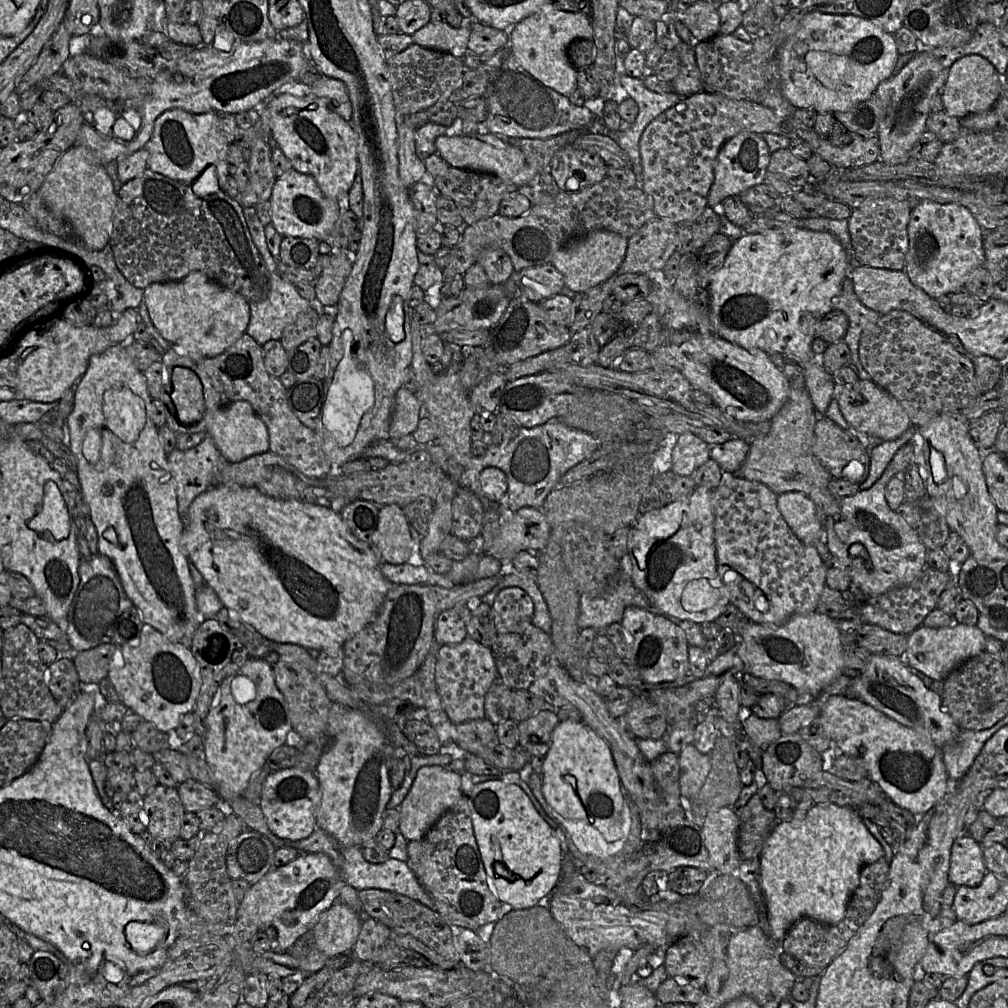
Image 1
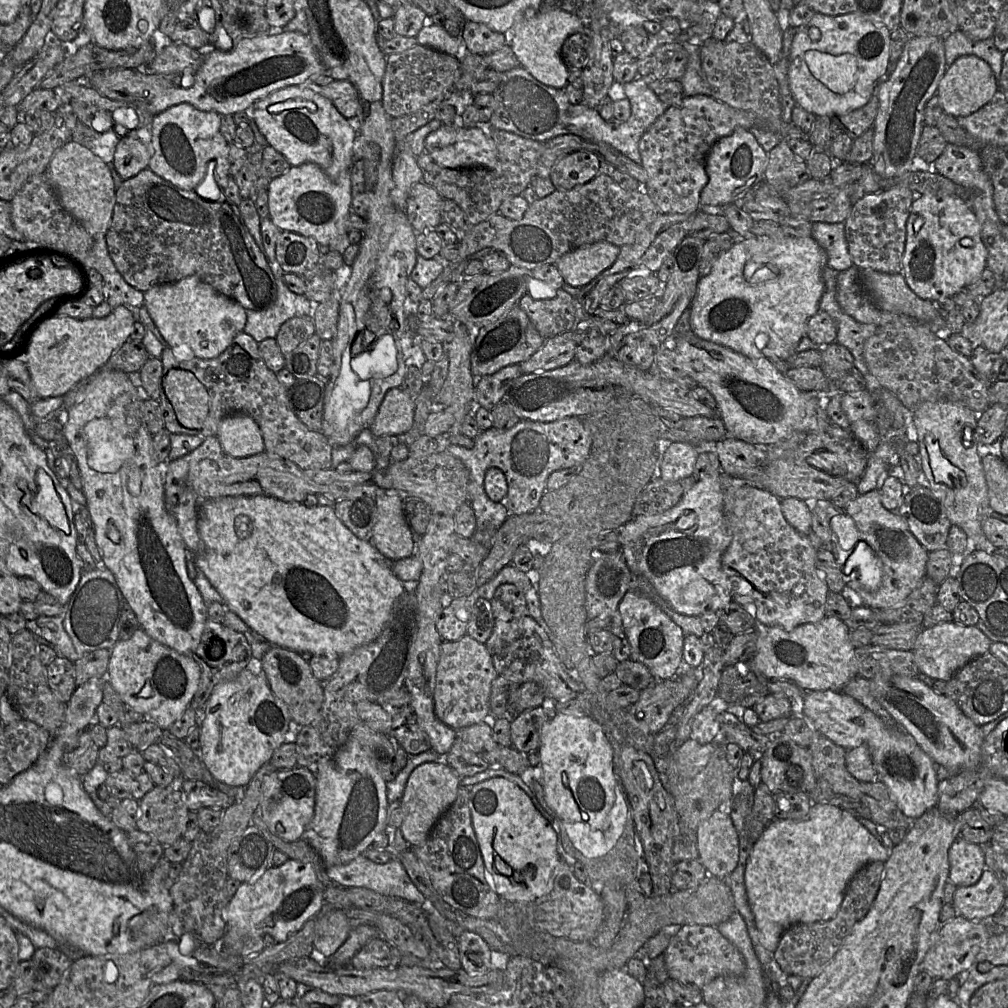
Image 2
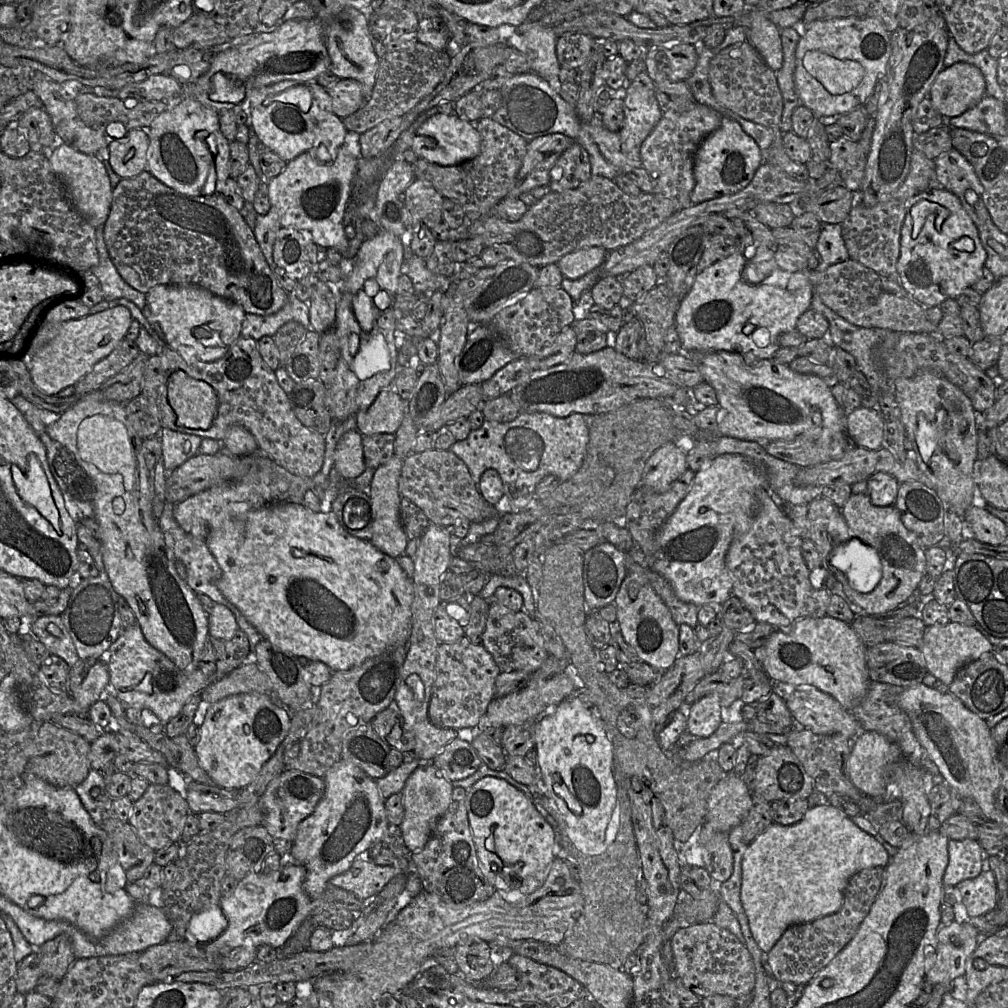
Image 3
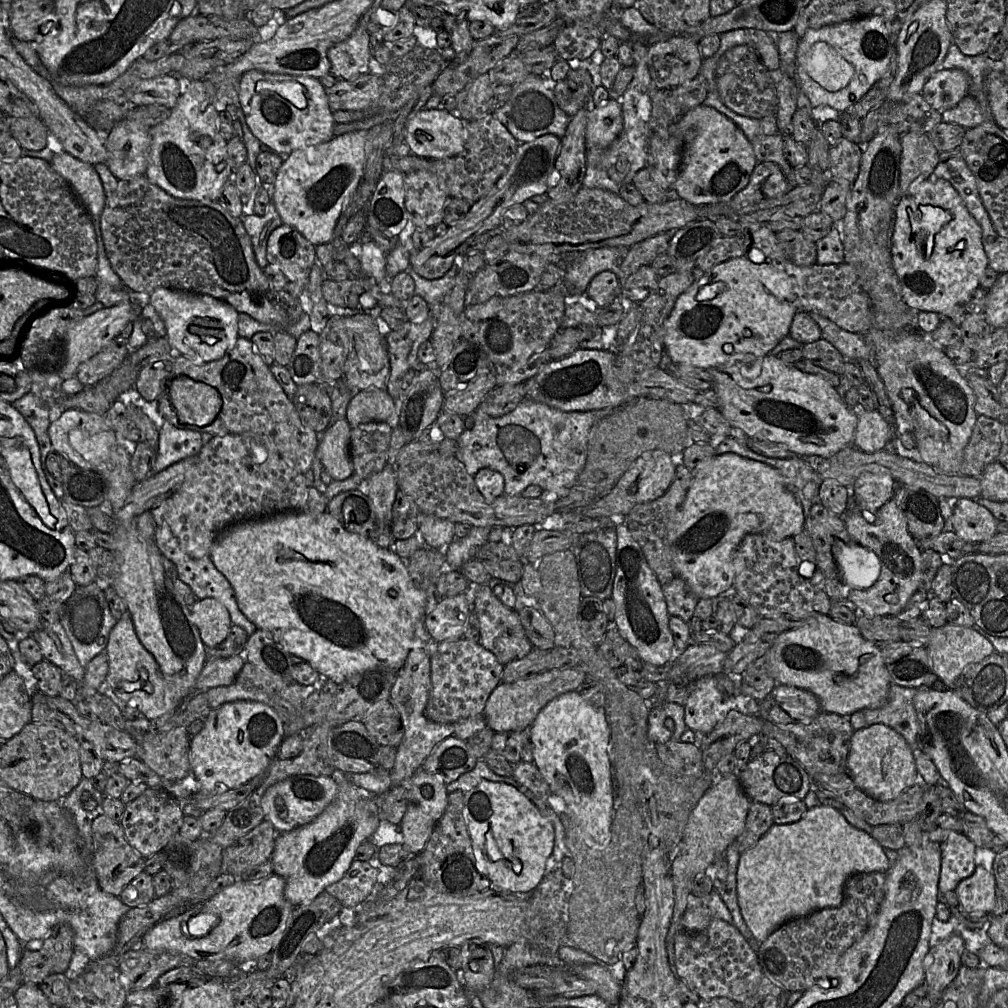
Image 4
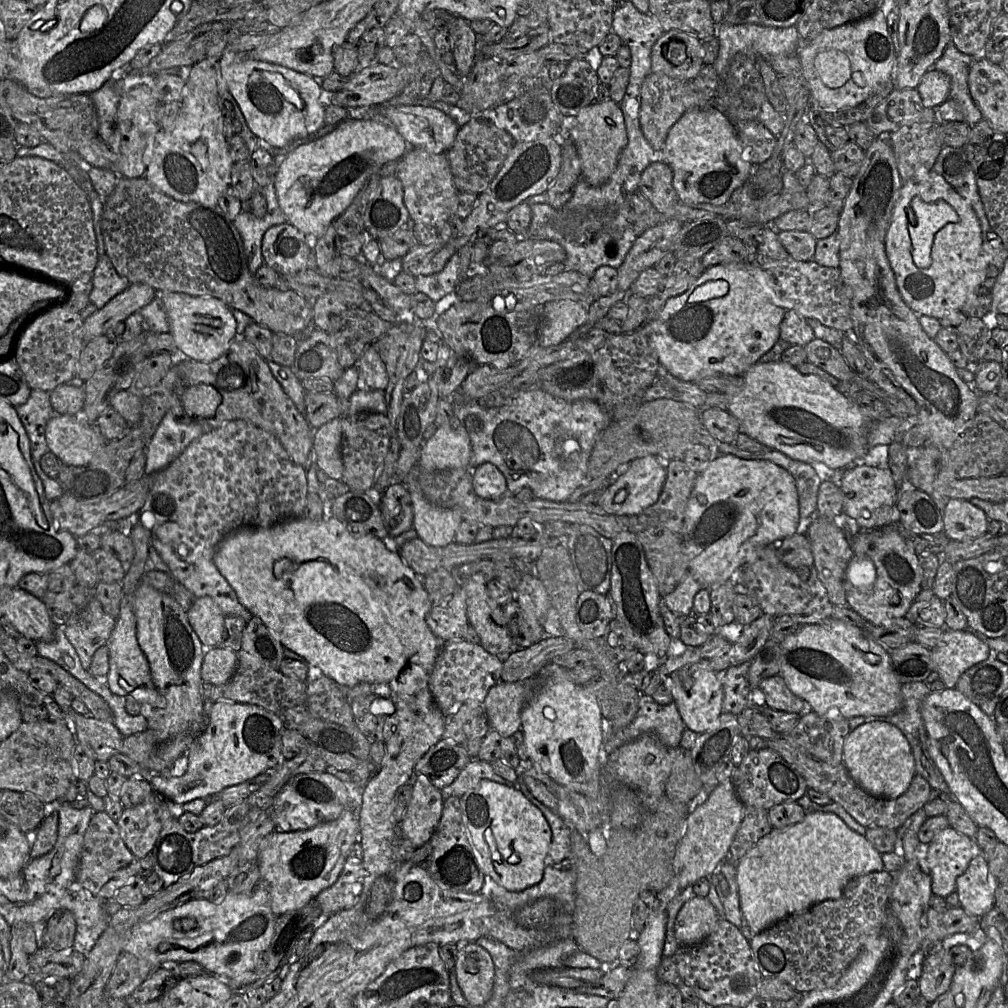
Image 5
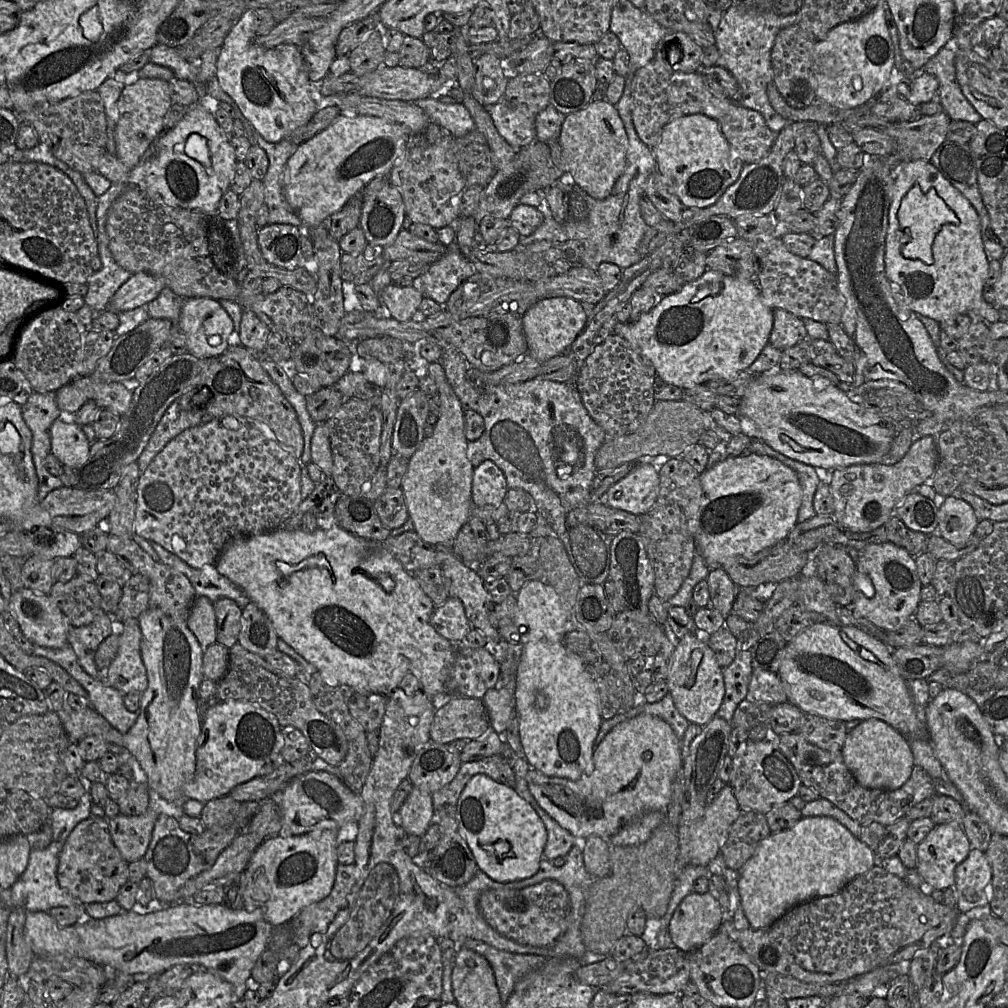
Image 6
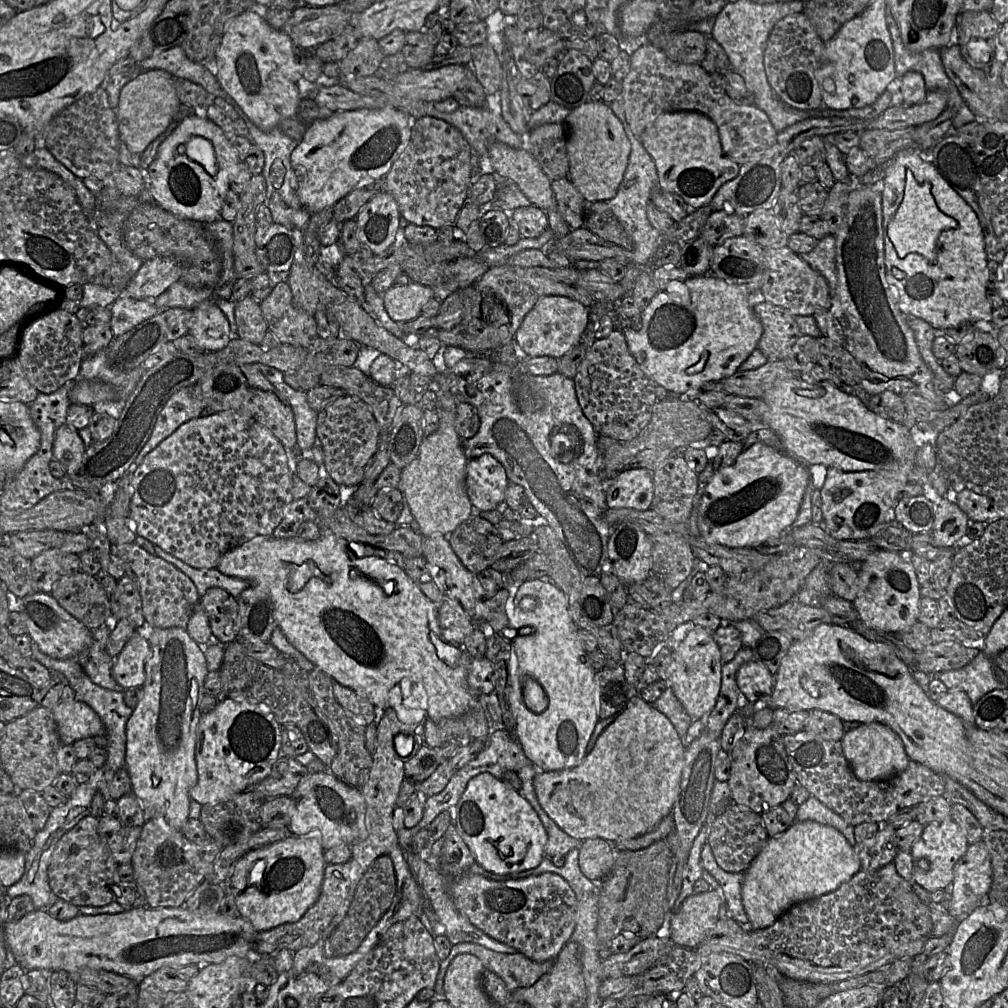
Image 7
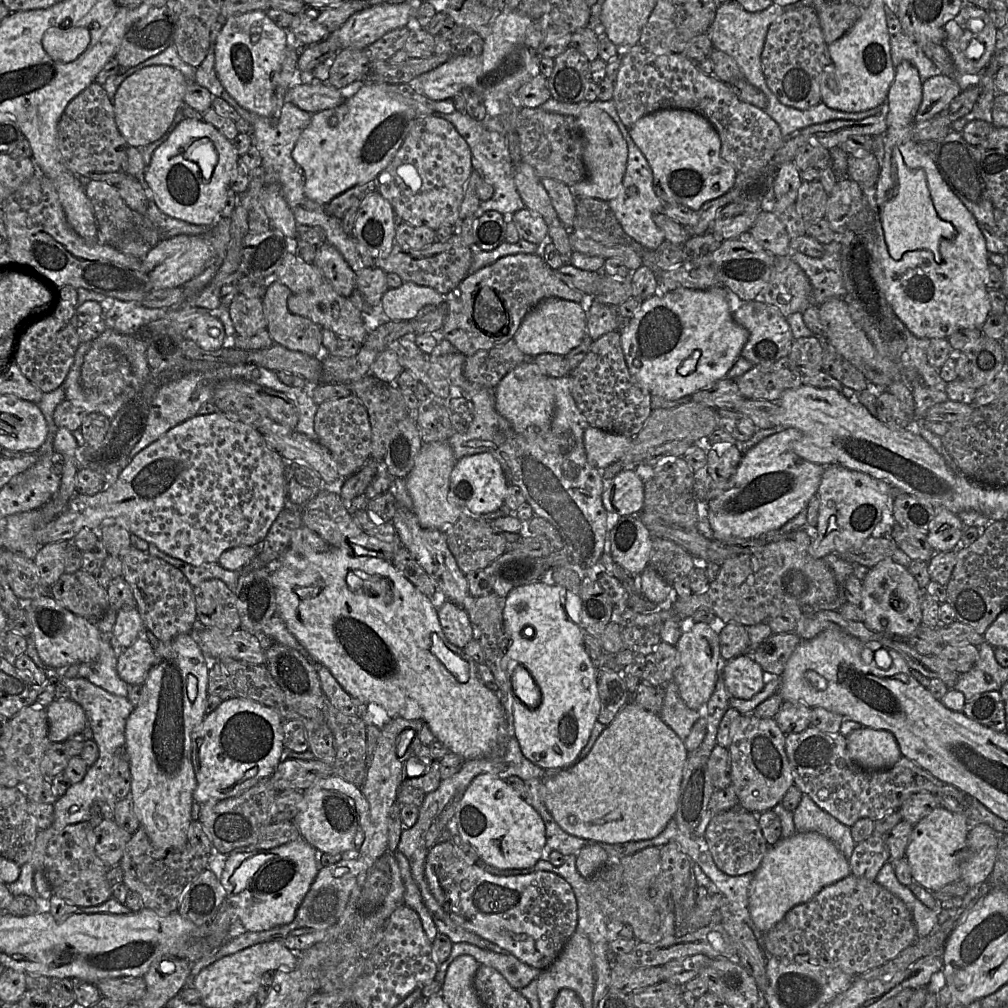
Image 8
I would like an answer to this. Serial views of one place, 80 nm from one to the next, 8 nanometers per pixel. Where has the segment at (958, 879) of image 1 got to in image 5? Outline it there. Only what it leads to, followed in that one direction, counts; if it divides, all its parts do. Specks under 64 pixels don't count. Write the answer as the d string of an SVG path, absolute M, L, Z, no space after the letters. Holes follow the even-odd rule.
M948 826L928 844L927 864L933 895L944 899L956 891L956 880L973 858L973 838Z

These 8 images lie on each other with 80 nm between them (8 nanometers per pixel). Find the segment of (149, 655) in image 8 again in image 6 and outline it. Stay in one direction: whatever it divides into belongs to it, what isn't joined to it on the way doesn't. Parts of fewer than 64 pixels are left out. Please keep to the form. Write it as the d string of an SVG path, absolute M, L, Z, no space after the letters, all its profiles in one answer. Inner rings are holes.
M129 618L123 623L114 623L114 632L120 635L115 658L107 669L106 684L123 695L143 693L148 686L145 665L141 656L142 633L138 619Z

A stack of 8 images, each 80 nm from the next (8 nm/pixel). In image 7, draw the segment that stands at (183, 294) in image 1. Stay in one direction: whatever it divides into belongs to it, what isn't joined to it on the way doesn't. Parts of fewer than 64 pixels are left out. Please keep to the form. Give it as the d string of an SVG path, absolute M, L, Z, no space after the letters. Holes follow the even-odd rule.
M213 301L192 309L188 333L205 352L218 351L231 341L230 325L224 313Z

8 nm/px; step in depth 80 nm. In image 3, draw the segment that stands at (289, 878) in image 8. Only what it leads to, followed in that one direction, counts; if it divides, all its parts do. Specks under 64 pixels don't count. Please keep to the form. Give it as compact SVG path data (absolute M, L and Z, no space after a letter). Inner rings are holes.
M340 760L327 772L323 780L325 789L322 798L312 814L298 825L288 854L289 861L305 868L303 889L311 900L320 897L329 880L333 876L346 872L361 852L366 851L373 842L381 841L389 824L384 807L385 799L379 792L376 780L355 764Z

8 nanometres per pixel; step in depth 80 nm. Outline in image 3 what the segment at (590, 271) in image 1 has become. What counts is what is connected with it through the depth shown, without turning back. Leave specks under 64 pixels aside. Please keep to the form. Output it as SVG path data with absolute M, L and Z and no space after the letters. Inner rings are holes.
M594 246L569 253L556 264L563 278L575 280L601 266L607 254L604 248Z

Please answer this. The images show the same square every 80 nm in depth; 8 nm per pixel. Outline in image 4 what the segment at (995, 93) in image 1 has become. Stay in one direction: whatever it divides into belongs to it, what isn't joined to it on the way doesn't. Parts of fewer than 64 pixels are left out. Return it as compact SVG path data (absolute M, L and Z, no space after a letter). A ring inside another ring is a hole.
M939 69L926 81L921 95L936 111L955 107L969 92L969 76L961 69Z

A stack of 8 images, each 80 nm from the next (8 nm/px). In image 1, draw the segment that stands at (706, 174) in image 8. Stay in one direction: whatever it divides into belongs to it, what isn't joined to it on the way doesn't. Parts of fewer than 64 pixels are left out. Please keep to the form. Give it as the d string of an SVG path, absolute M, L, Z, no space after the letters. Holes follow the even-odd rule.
M743 131L729 139L720 149L714 163L714 181L709 190L707 205L715 212L718 204L729 196L740 196L749 188L765 182L771 152L759 134Z

